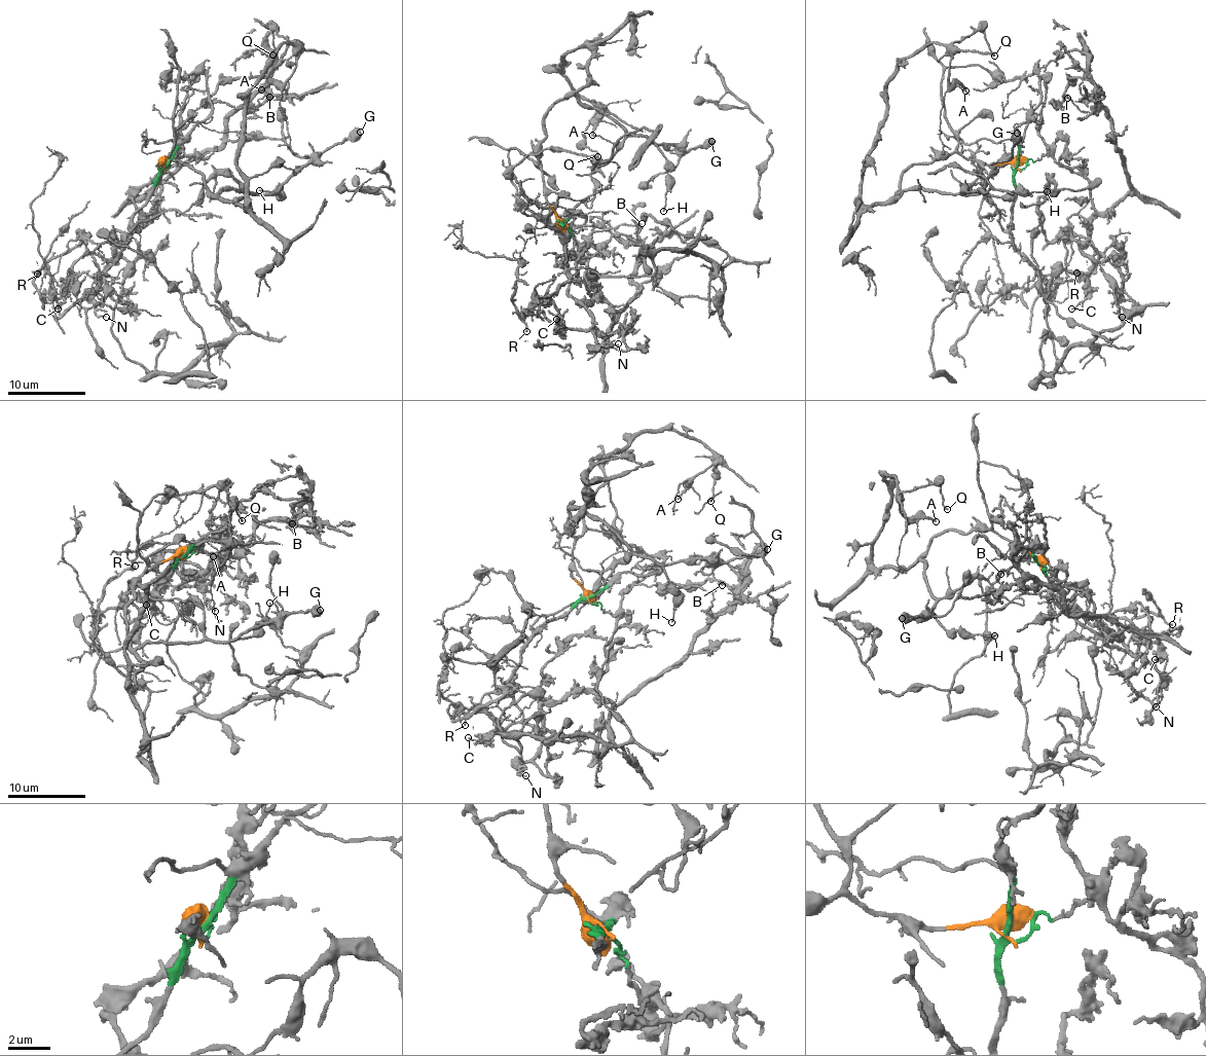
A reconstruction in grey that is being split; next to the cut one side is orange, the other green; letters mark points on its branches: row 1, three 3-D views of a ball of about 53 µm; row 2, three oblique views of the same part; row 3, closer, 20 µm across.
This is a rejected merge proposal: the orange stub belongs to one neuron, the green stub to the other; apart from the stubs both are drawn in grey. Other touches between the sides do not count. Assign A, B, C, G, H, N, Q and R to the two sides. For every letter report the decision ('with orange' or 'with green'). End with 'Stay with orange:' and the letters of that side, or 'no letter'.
A: with orange
B: with green
C: with green
G: with orange
H: with orange
N: with green
Q: with orange
R: with green
Stay with orange: A, G, H, Q

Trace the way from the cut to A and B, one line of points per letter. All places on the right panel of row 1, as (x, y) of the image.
A: (1018, 166), (937, 154), (906, 168), (892, 204), (863, 202), (898, 66), (940, 42), (950, 83), (964, 90)
B: (1018, 166), (1020, 170), (1045, 154), (1081, 172), (1099, 212), (1129, 189), (1105, 110), (1082, 112), (1067, 99)

